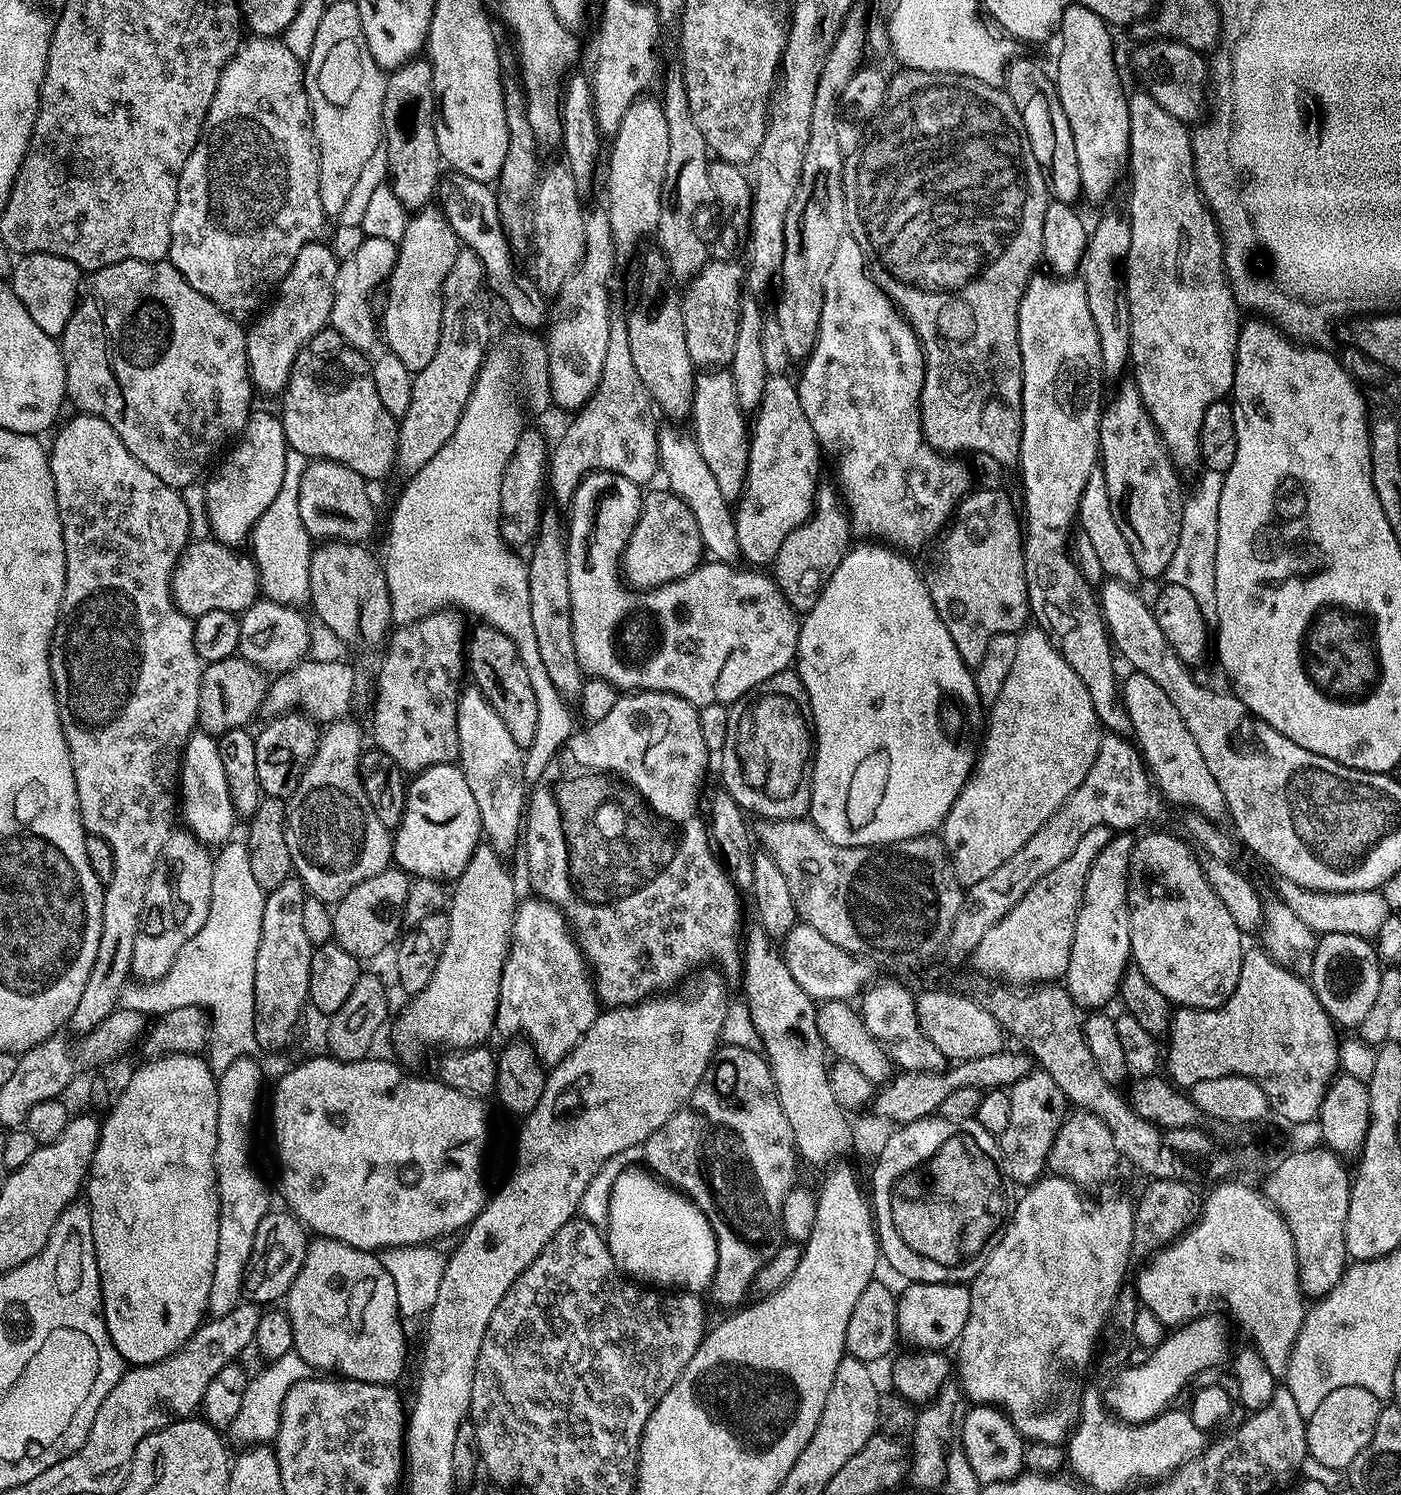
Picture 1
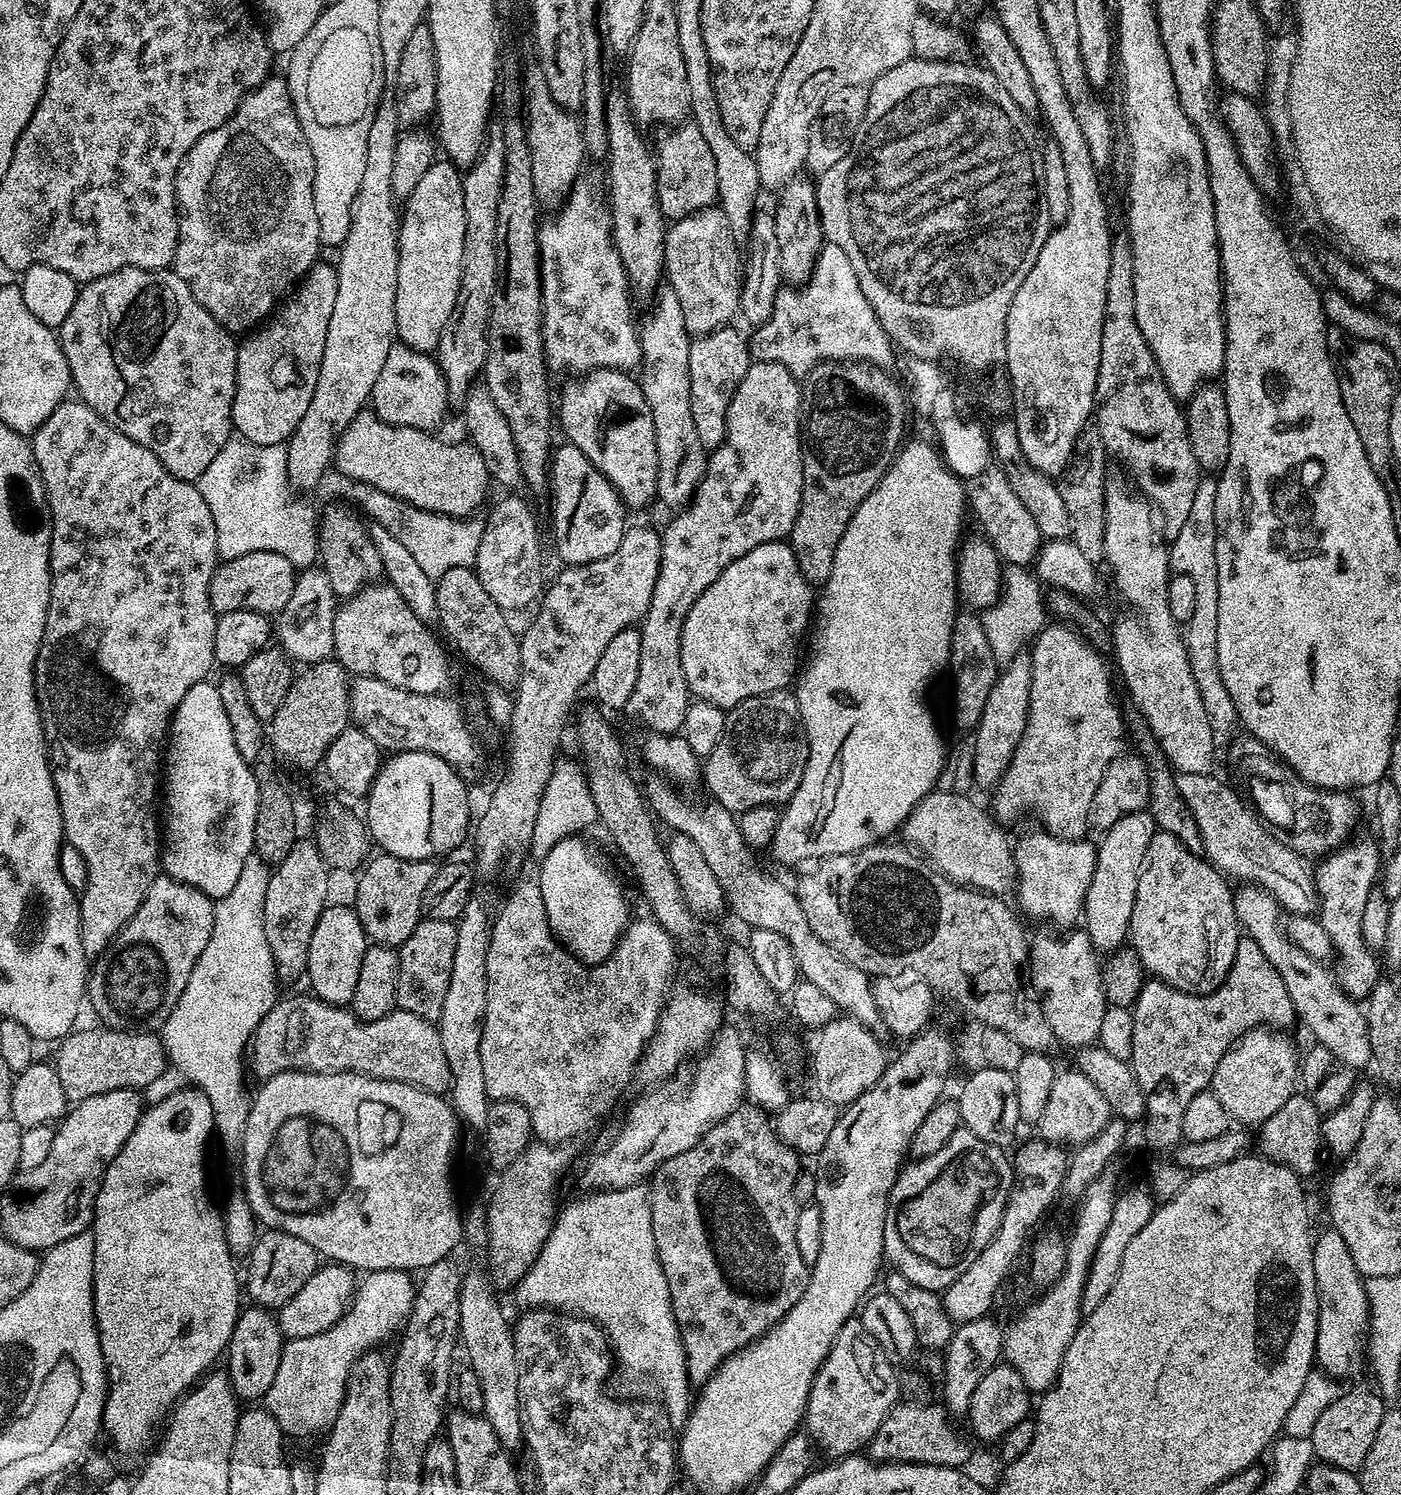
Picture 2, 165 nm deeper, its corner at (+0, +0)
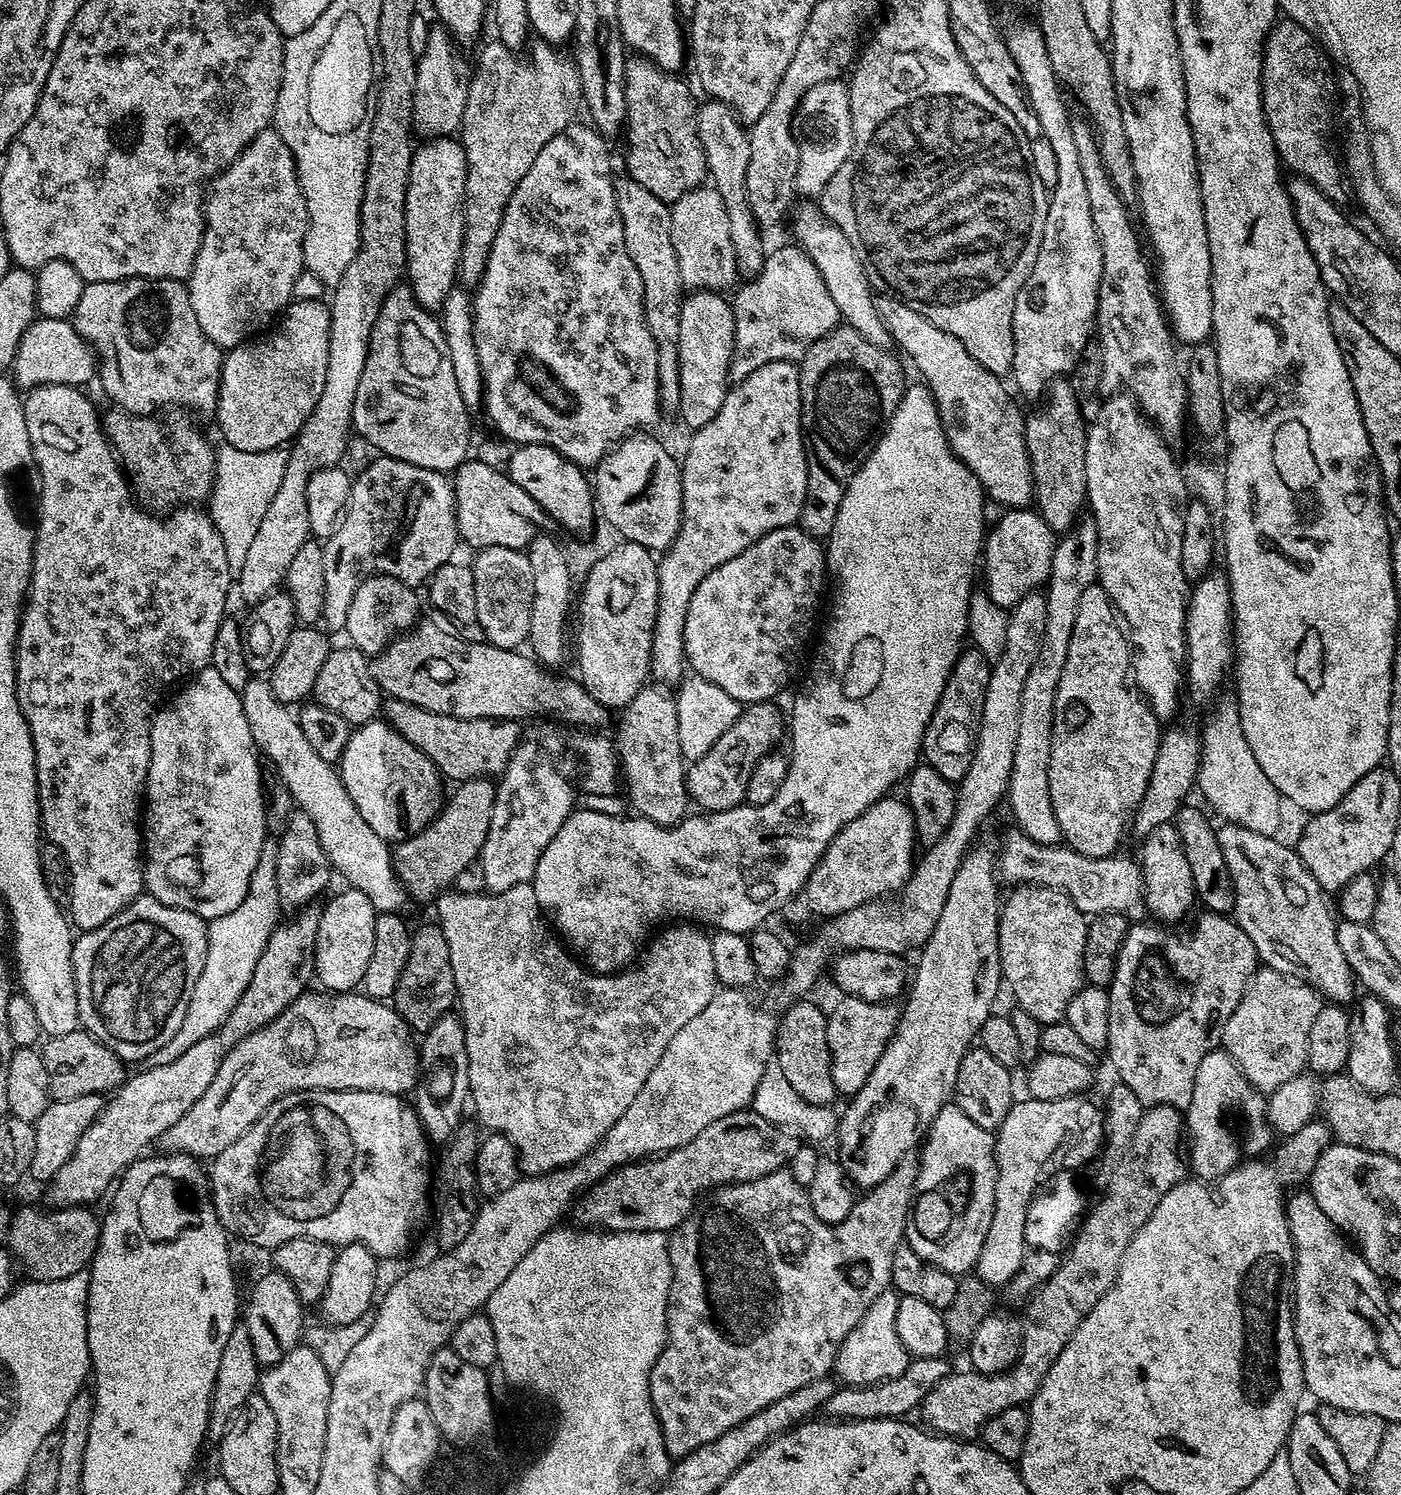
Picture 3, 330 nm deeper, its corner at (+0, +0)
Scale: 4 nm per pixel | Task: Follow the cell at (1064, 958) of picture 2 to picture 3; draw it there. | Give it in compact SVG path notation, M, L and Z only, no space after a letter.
M1025 884L1016 886L1011 889L1012 892L1007 893L1006 899L1003 901L1000 909L1000 933L998 934L998 942L1000 943L1000 966L1002 969L1002 980L1012 991L1012 996L1017 1000L1019 1011L1030 1014L1030 1018L1034 1018L1040 1025L1058 1024L1064 1020L1066 1010L1070 1006L1070 1000L1078 994L1081 988L1085 987L1086 981L1084 978L1084 951L1086 950L1086 934L1088 933L1088 920L1085 913L1078 910L1078 906L1074 906L1074 902L1065 892L1059 888L1043 888L1040 884Z

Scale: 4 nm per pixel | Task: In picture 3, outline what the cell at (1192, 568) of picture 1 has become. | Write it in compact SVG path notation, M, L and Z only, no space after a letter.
M1235 691L1223 692L1207 709L1208 721L1204 724L1204 732L1199 733L1198 792L1204 795L1203 803L1221 816L1221 821L1241 824L1246 830L1254 830L1254 834L1275 837L1284 820L1285 801L1274 782L1262 774L1262 766L1258 766L1258 758L1254 758L1254 750L1250 750L1250 742L1246 742L1246 734L1242 734L1242 718Z

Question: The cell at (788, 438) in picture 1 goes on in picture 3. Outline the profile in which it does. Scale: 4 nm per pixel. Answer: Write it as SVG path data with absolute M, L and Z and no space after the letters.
M779 360L778 362L770 362L766 366L758 366L758 370L754 370L745 380L733 383L729 387L726 398L722 402L722 410L718 410L718 414L714 414L714 418L710 418L710 422L706 422L706 426L695 429L691 436L692 441L688 444L688 453L682 456L682 522L674 542L658 560L658 614L654 626L650 676L655 683L669 686L679 685L686 676L686 657L684 655L686 614L690 610L690 598L694 598L694 590L698 590L702 578L706 578L706 574L710 574L710 570L718 570L718 566L722 566L722 562L730 562L730 558L738 558L738 554L742 554L742 550L754 546L754 542L758 542L766 534L779 528L793 527L802 514L808 489L808 454L804 425L800 423L799 367L790 360Z

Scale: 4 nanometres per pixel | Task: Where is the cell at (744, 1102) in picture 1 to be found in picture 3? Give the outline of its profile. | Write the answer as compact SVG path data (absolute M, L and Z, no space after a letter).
M915 1151L902 1154L898 1158L898 1166L882 1178L872 1188L863 1193L864 1196L855 1201L852 1213L840 1224L823 1224L810 1206L805 1185L792 1177L791 1172L781 1170L771 1172L757 1180L747 1180L741 1184L725 1184L715 1189L707 1197L708 1200L699 1210L693 1211L688 1219L683 1220L671 1233L668 1242L668 1257L672 1263L672 1298L668 1309L668 1339L666 1347L656 1359L650 1374L650 1398L654 1401L656 1416L660 1419L660 1429L665 1449L672 1458L681 1458L698 1450L706 1443L714 1442L732 1427L746 1422L752 1415L766 1410L771 1403L778 1402L788 1394L814 1382L815 1379L827 1377L833 1371L836 1354L842 1342L854 1331L866 1310L878 1294L889 1291L892 1283L891 1267L894 1254L906 1236L908 1214L912 1211L912 1201L916 1195L920 1158Z

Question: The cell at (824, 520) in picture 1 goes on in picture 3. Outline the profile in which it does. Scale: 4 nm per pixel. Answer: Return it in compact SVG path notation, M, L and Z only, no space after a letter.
M838 326L833 332L827 332L822 339L815 340L799 361L800 423L804 425L806 437L808 489L798 524L804 531L817 538L827 538L832 533L838 506L842 506L844 491L848 488L852 475L876 449L880 435L888 427L888 421L898 410L898 402L904 396L904 368L887 352L888 350L887 347L862 338L858 330Z

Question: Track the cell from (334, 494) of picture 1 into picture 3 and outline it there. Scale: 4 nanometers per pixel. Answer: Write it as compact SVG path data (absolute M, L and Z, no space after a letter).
M365 576L361 579L358 590L350 602L350 610L346 610L346 622L343 631L348 632L351 647L357 648L359 652L371 658L377 652L388 645L391 640L395 640L401 632L407 632L409 628L417 623L420 612L420 600L416 597L417 589L410 584L404 584L398 578L393 576Z

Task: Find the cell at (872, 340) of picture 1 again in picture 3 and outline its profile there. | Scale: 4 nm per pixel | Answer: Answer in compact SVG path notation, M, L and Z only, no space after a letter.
M795 243L769 251L759 272L749 280L749 284L741 283L735 289L736 297L730 300L736 323L730 376L736 382L745 380L758 366L779 360L799 361L815 340L841 323L838 306L830 298L818 266Z

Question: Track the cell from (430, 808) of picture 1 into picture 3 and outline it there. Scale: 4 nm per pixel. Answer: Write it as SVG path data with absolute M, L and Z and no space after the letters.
M377 718L368 721L367 724L359 725L353 731L351 738L346 742L346 750L342 754L342 758L338 762L338 771L342 782L346 786L346 794L350 794L350 798L354 798L354 806L358 806L358 814L362 814L362 818L366 818L366 822L370 825L370 830L374 830L374 834L378 834L378 838L389 842L399 842L407 840L409 835L414 832L420 832L426 825L433 820L442 807L442 796L440 800L440 783L442 777L432 760L426 754L422 754L422 750L418 750L410 742L406 742L406 738L402 738L402 734L398 734L392 728L392 725L385 722L383 719Z

